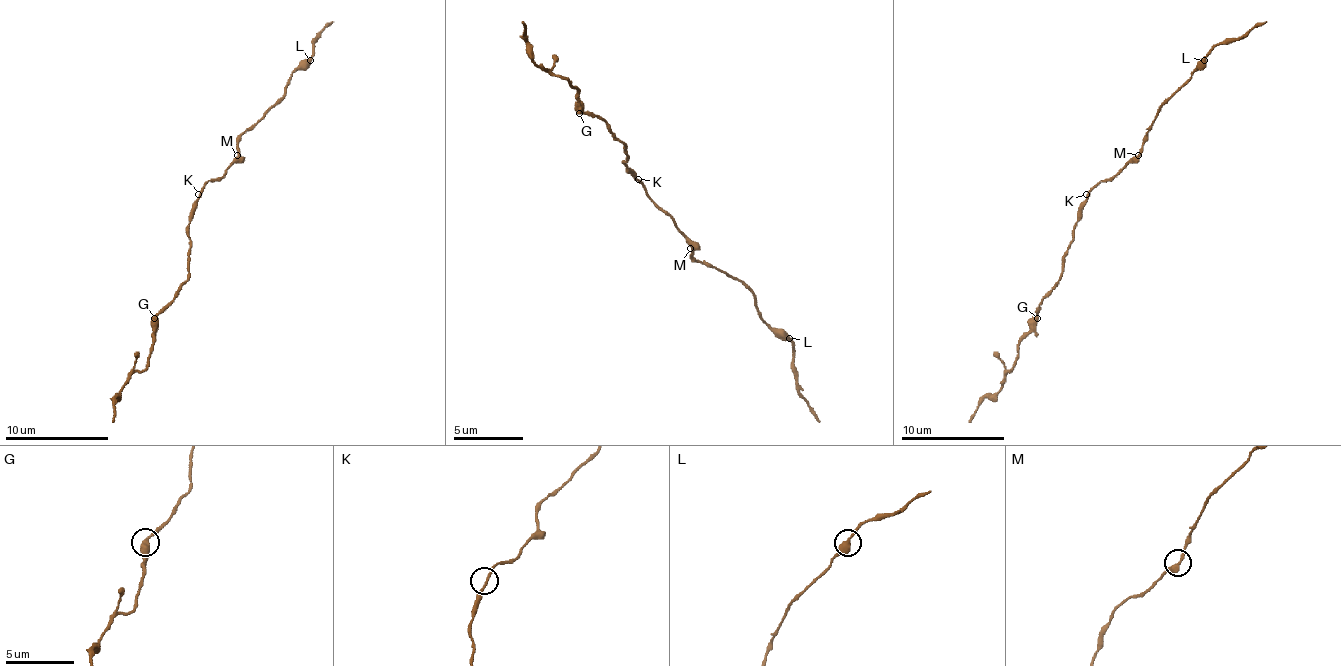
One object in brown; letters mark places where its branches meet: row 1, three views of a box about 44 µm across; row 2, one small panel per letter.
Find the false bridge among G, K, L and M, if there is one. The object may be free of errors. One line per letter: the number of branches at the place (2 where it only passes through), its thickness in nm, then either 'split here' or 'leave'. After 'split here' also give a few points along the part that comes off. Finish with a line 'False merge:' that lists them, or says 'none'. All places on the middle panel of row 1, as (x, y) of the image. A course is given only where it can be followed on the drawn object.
G: 2 | 440 nm | leave
K: 2 | 170 nm | leave
L: 2 | 400 nm | leave
M: 2 | 360 nm | leave
False merge: none

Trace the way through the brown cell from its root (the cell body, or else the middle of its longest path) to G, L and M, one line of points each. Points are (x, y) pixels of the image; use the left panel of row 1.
G: (198, 194), (188, 225), (191, 240), (188, 279), (154, 318)
L: (198, 194), (209, 181), (216, 181), (227, 171), (237, 155), (237, 140), (283, 96), (289, 78), (309, 60)
M: (198, 194), (209, 181), (216, 181), (237, 155)

